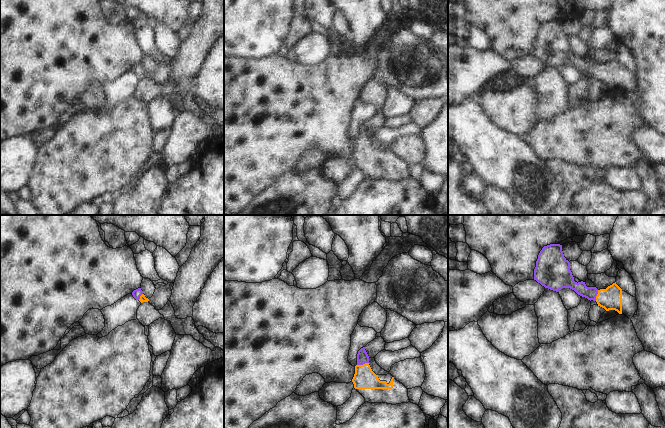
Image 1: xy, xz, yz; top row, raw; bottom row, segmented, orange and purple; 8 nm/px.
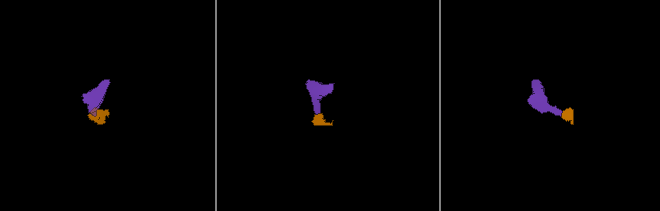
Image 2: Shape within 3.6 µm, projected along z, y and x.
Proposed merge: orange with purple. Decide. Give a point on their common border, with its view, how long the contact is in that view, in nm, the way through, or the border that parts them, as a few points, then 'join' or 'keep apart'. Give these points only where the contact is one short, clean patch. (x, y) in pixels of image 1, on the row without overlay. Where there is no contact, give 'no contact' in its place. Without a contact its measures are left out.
xz (362, 141) | 100 nm | across xz (364, 154), (362, 141), (362, 133) | join

